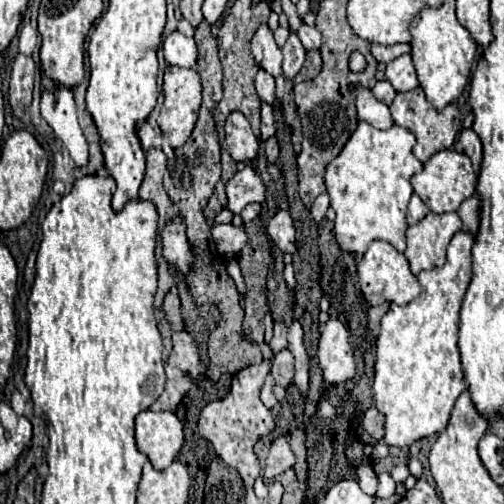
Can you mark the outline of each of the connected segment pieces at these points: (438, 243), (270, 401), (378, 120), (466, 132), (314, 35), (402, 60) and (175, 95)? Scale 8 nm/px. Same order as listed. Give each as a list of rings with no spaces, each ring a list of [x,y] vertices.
[[[429,213],[417,225],[407,229],[405,257],[411,263],[411,273],[419,275],[423,269],[435,269],[445,263],[445,249],[451,237],[461,229],[457,213]]]
[[[269,375],[269,377],[265,379],[263,389],[261,389],[261,401],[263,401],[269,409],[277,403],[277,399],[275,399],[275,395],[273,395],[273,387],[275,387],[275,381],[273,381],[273,377]]]
[[[351,85],[351,91],[355,95],[355,107],[357,107],[357,115],[361,121],[367,121],[377,129],[389,129],[393,125],[389,107],[377,101],[371,89],[361,87],[361,85]]]
[[[463,129],[457,143],[453,145],[459,153],[465,153],[471,163],[473,163],[473,169],[475,173],[479,175],[479,169],[481,169],[481,159],[483,159],[483,153],[481,153],[481,141],[477,137],[477,133],[473,129]]]
[[[301,23],[297,35],[299,35],[299,39],[301,39],[301,43],[303,43],[303,47],[305,47],[307,51],[313,51],[313,49],[315,49],[315,51],[321,51],[323,37],[321,37],[321,33],[317,31],[317,27],[309,27],[309,25]]]
[[[409,53],[389,61],[385,73],[387,73],[387,79],[391,81],[391,85],[395,87],[395,91],[411,91],[411,89],[419,87],[413,59]]]
[[[167,67],[165,69],[165,81],[163,81],[163,107],[159,111],[157,123],[163,131],[163,139],[171,145],[171,147],[181,147],[197,121],[197,113],[199,113],[199,105],[201,105],[201,79],[199,73],[195,69],[183,69],[183,67]]]

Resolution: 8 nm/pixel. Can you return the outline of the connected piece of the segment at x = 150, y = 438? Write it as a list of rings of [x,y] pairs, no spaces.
[[[147,409],[147,411],[141,411],[137,415],[135,439],[137,439],[139,451],[145,453],[149,457],[149,461],[153,463],[153,467],[161,471],[161,469],[169,467],[175,461],[177,453],[181,451],[181,447],[184,445],[183,423],[177,419],[177,415],[173,411],[159,411],[159,413],[155,413],[155,411]]]

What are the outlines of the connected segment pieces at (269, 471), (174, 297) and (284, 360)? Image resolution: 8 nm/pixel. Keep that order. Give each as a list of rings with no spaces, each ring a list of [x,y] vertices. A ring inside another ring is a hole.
[[[279,437],[271,443],[271,451],[269,451],[269,457],[267,457],[267,465],[265,465],[265,485],[271,485],[273,479],[277,475],[281,475],[283,471],[291,469],[295,463],[295,457],[293,457],[293,451],[287,443],[285,437]]]
[[[169,291],[165,301],[163,301],[163,311],[165,317],[171,325],[173,331],[183,331],[183,319],[181,319],[181,305],[179,305],[179,295],[177,291]]]
[[[283,349],[281,353],[275,355],[273,367],[271,367],[271,375],[275,377],[275,381],[277,381],[279,387],[287,389],[289,385],[293,385],[295,369],[293,369],[293,355],[289,353],[289,349]]]

